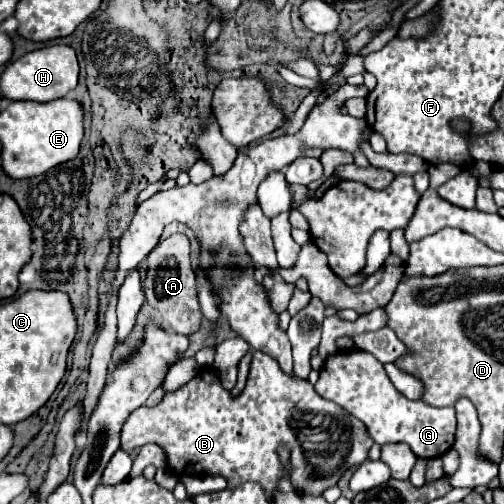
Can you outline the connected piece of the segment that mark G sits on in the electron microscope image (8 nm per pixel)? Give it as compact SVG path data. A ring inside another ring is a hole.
M340 349L338 353L330 355L324 361L324 367L320 369L320 379L314 385L314 389L318 395L324 395L324 399L338 403L350 415L360 419L378 445L406 443L420 459L440 457L454 445L454 407L432 407L424 401L406 399L402 393L396 391L396 387L388 379L384 365L368 351Z

